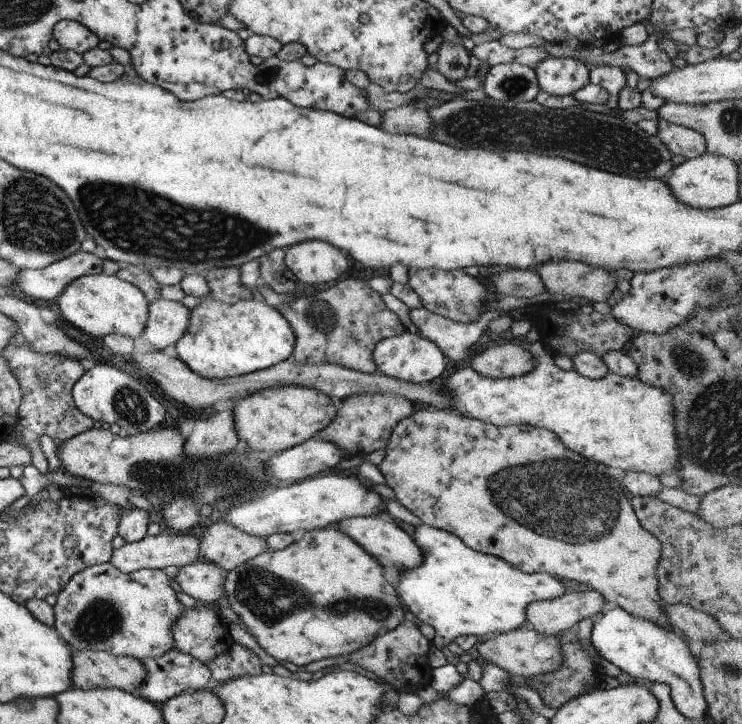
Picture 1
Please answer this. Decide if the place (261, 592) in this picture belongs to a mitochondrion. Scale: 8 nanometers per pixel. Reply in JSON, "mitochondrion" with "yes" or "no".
{"mitochondrion":"yes"}

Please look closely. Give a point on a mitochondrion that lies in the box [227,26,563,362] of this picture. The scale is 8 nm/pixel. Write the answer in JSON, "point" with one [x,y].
{"point":[319,314]}

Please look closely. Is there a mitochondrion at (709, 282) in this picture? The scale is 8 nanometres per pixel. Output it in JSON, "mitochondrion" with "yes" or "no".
{"mitochondrion":"yes"}

